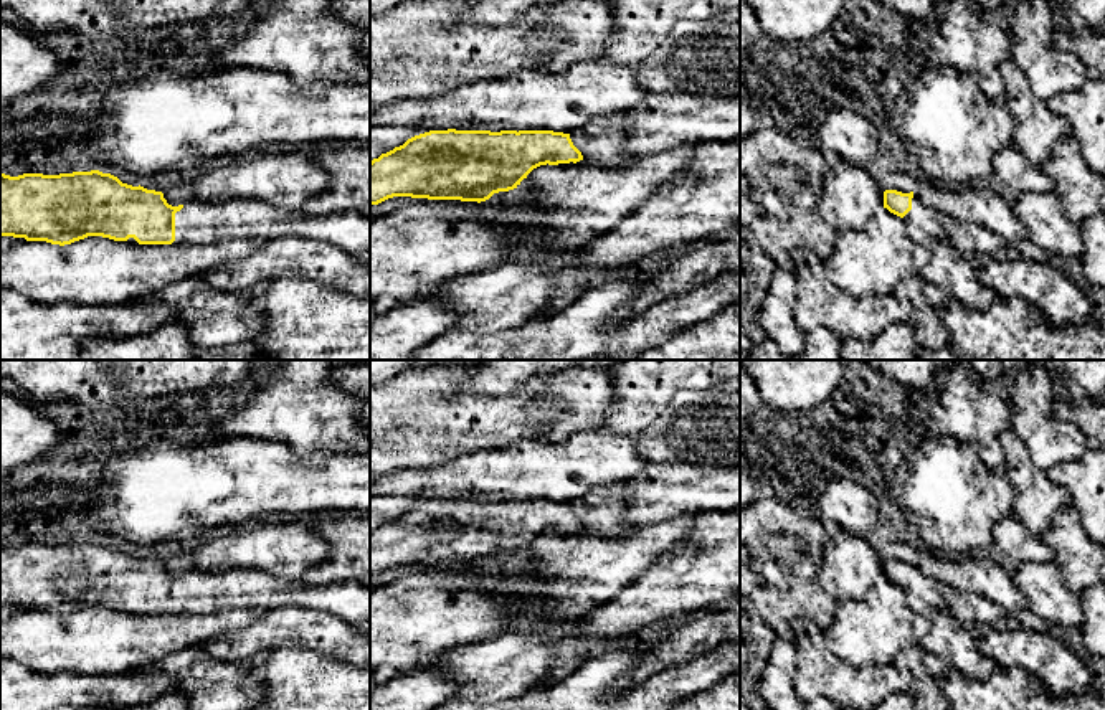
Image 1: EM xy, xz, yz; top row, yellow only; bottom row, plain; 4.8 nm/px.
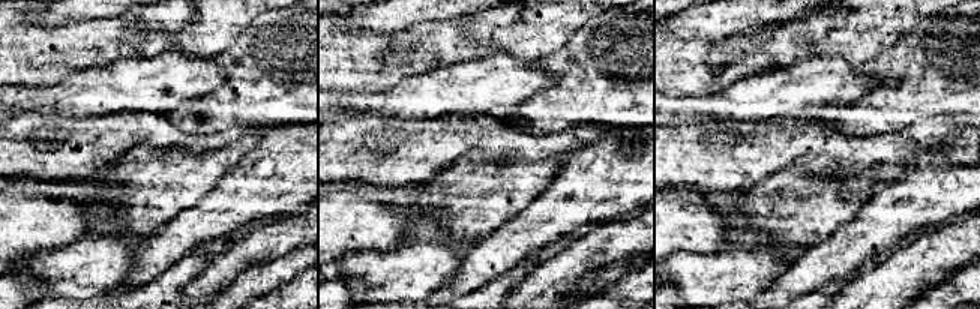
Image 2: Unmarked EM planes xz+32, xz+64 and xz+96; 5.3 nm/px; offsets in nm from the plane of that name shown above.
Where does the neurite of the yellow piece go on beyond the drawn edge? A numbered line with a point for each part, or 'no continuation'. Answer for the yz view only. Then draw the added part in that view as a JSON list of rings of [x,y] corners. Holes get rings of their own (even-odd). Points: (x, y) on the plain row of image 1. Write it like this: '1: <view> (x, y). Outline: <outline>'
1: yz (970, 608). Outline: [[[915,565],[912,580],[902,589],[912,611],[927,614],[928,609],[946,609],[970,631],[984,624],[996,626],[1006,614],[1004,609],[979,593],[955,589],[925,576]]]

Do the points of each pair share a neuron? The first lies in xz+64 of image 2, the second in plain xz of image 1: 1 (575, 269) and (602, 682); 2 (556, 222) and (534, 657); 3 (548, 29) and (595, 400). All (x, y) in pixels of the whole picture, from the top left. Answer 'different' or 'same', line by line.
1: different
2: different
3: different

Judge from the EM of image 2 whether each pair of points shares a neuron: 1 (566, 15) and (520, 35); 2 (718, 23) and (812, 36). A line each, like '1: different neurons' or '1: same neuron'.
1: same neuron
2: different neurons

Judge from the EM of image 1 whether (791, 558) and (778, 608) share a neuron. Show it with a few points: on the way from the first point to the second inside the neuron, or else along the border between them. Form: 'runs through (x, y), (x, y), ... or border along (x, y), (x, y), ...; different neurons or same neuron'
border along (815, 580), (795, 580), (785, 590), (763, 583); different neurons

